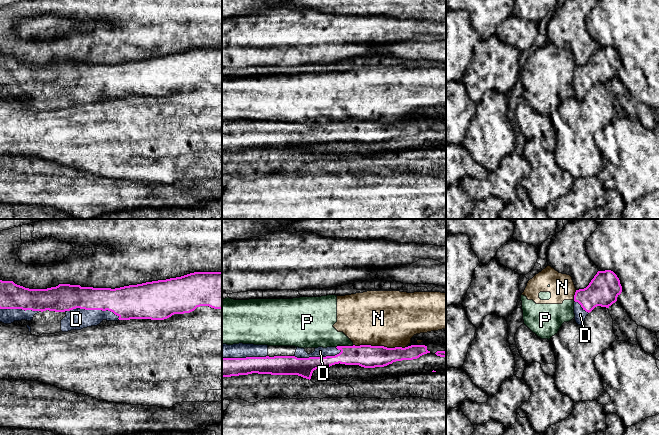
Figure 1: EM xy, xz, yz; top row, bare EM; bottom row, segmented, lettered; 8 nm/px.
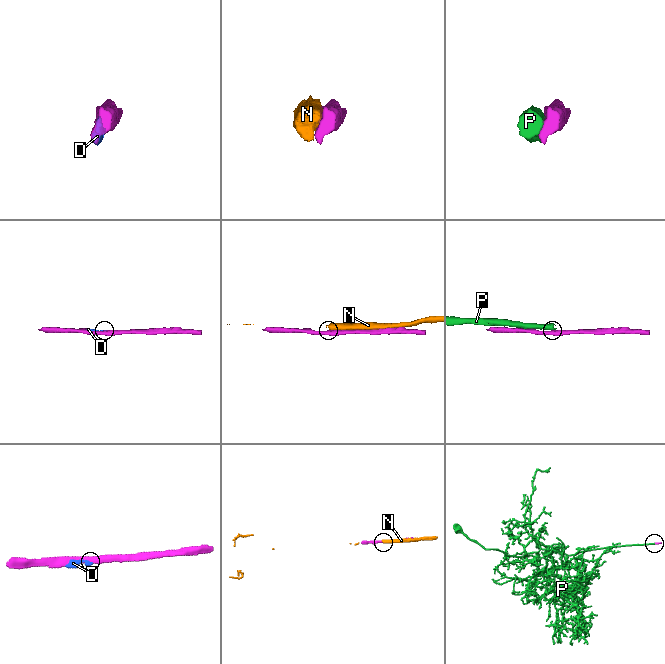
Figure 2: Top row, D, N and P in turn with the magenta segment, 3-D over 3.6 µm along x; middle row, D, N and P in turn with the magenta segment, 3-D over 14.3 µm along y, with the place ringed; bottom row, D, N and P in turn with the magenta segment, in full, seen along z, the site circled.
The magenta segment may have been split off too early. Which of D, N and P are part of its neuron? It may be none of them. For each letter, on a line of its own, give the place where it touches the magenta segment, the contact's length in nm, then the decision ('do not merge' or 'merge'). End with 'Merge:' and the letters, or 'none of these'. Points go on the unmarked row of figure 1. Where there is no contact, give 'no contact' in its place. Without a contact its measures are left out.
D: xy (92, 85) | 460 nm | merge
N: xz (380, 122) | 440 nm | do not merge
P: xz (344, 122) | 140 nm | do not merge
Merge: D

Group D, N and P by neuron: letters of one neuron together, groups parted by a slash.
D / N P

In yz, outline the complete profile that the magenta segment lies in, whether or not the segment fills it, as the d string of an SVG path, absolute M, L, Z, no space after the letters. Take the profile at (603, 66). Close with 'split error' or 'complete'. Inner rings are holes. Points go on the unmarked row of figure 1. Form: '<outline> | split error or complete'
M598 47L586 64L575 68L574 94L576 99L582 101L586 92L597 82L609 84L617 77L621 68L620 56L613 47Z | split error

